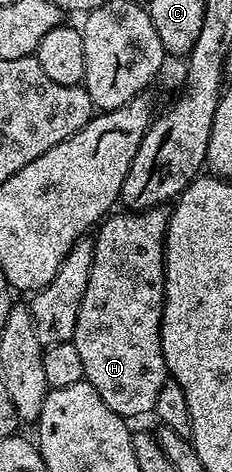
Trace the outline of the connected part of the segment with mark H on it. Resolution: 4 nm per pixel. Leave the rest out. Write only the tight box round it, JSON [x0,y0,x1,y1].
[70,207,169,418]

